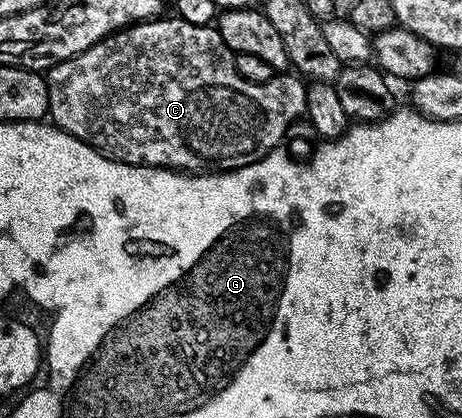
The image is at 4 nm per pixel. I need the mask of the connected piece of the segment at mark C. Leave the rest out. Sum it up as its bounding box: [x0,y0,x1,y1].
[45,17,306,173]

